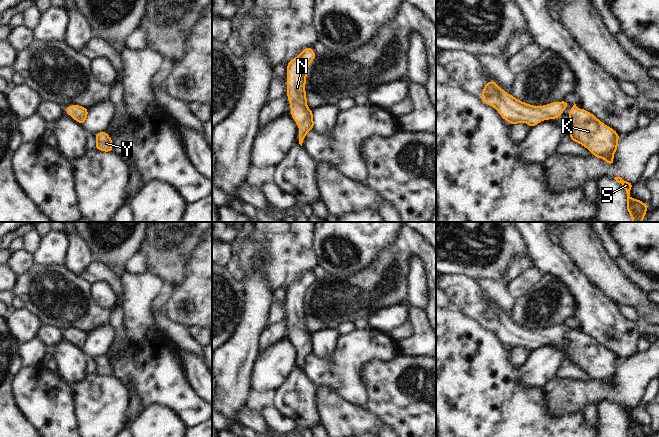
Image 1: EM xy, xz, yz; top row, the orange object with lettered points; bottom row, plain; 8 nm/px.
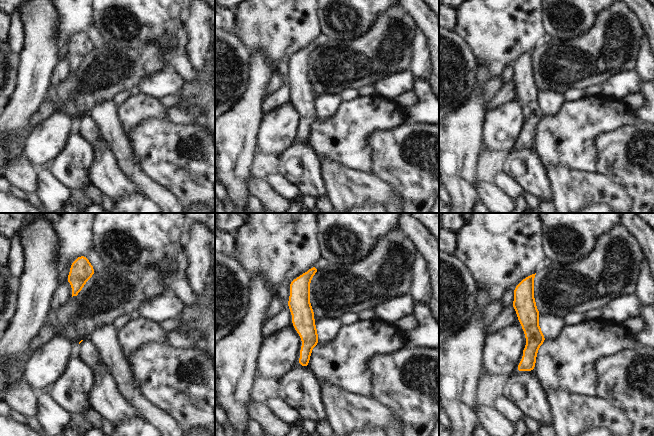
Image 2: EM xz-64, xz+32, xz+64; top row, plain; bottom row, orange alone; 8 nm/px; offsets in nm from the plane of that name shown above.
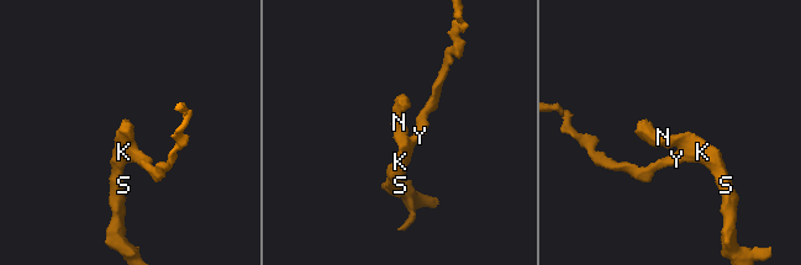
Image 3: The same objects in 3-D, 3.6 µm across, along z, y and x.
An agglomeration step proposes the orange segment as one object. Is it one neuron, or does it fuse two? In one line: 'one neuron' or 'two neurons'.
one neuron

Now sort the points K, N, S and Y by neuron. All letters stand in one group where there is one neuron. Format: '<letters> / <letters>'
K N S Y

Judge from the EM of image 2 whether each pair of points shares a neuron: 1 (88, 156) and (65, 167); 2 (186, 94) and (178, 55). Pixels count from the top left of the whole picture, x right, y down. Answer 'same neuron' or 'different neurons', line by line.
1: same neuron
2: different neurons

